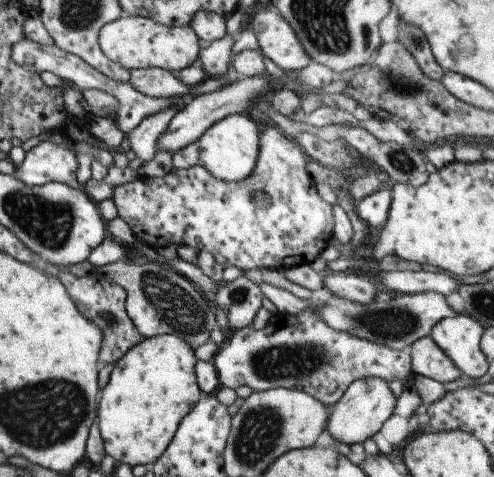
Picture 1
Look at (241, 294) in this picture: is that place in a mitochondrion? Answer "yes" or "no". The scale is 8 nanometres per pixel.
yes

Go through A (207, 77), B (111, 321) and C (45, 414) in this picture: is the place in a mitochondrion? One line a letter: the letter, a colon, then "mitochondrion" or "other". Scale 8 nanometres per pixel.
A: other
B: mitochondrion
C: mitochondrion

